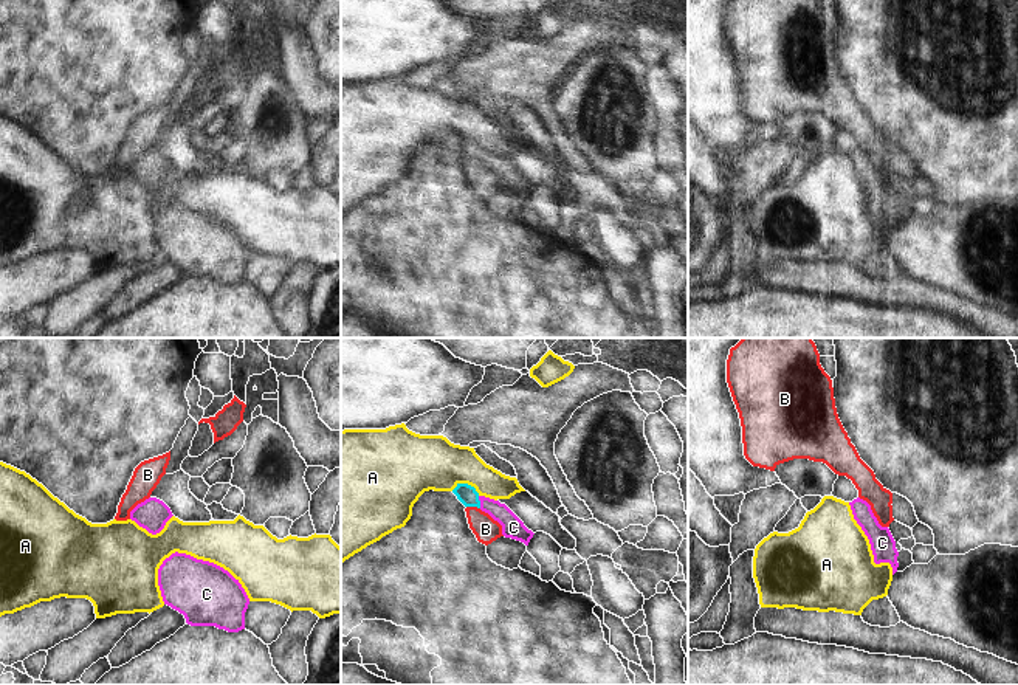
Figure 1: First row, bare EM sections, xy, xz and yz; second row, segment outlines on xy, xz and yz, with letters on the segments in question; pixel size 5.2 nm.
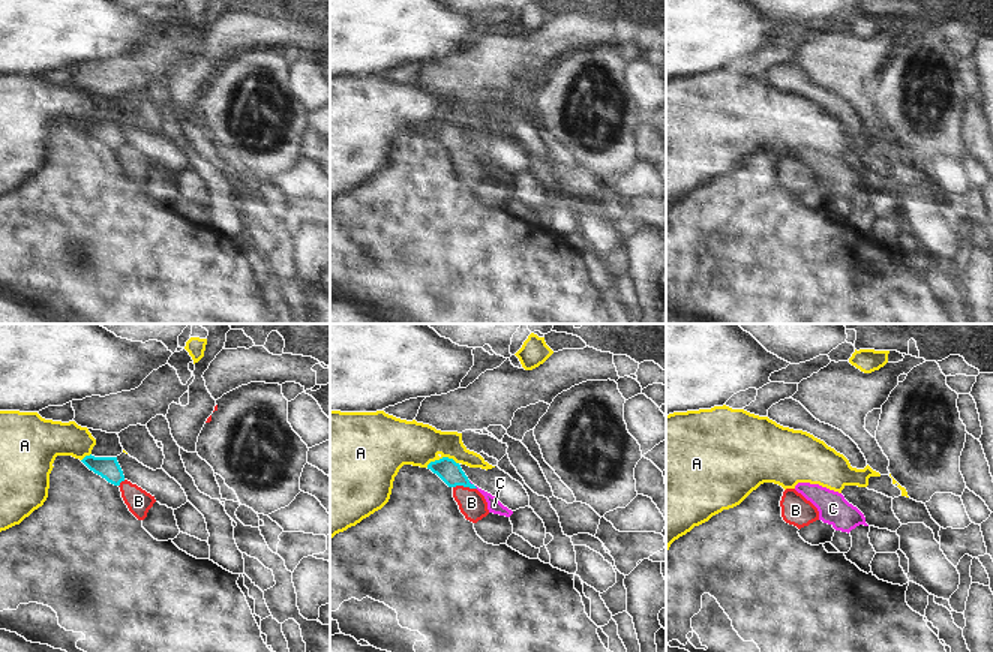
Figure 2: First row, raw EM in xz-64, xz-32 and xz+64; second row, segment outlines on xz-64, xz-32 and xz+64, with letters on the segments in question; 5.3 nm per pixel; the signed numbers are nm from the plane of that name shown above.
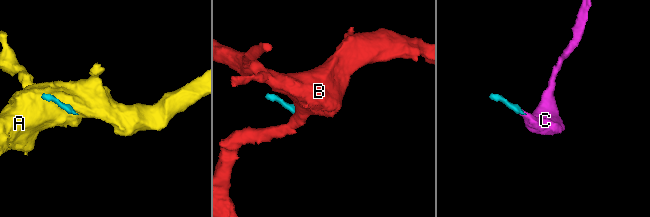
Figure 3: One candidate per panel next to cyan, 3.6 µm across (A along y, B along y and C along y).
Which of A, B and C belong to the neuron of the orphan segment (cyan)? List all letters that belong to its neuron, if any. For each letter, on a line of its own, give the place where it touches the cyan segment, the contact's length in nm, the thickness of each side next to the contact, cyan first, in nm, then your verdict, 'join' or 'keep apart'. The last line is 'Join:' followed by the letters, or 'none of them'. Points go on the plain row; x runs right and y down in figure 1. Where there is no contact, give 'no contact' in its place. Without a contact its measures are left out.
A: xz (467, 137) | 150 nm | 100/280 nm | keep apart
B: xz (473, 158) | 70 nm | 100/130 nm | keep apart
C: xz (479, 155) | 70 nm | 100/110 nm | join
Join: C

